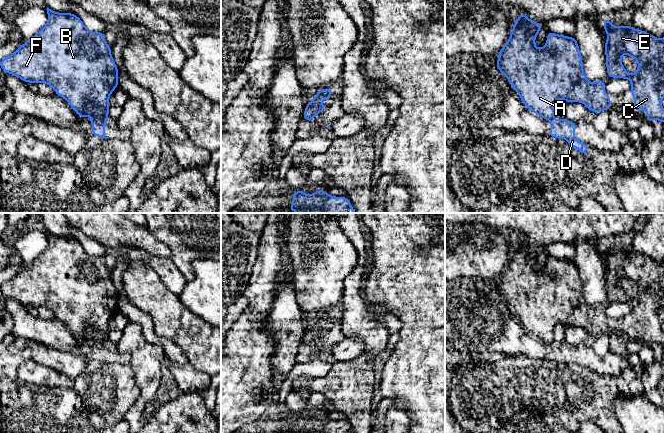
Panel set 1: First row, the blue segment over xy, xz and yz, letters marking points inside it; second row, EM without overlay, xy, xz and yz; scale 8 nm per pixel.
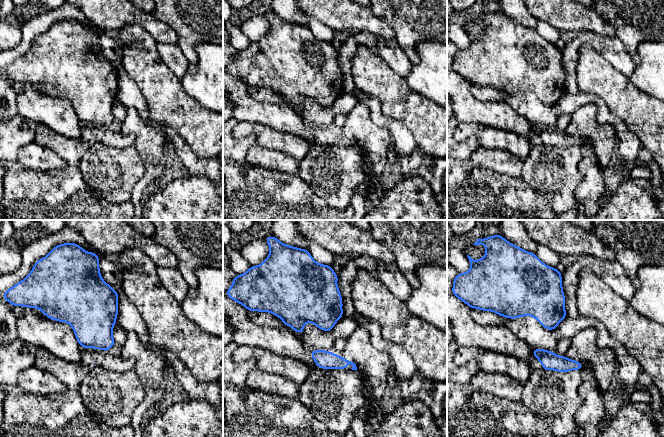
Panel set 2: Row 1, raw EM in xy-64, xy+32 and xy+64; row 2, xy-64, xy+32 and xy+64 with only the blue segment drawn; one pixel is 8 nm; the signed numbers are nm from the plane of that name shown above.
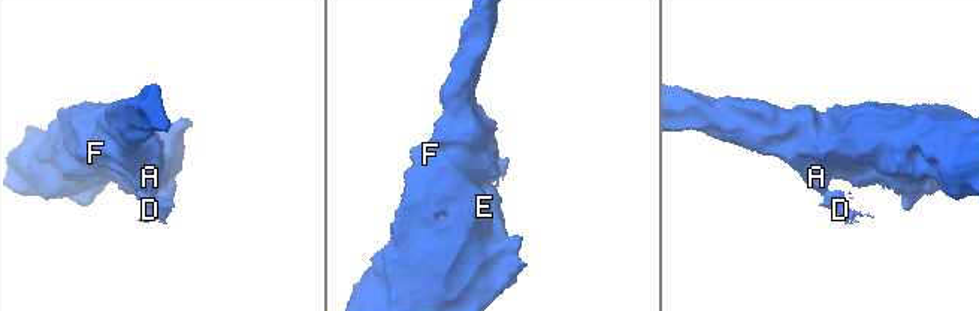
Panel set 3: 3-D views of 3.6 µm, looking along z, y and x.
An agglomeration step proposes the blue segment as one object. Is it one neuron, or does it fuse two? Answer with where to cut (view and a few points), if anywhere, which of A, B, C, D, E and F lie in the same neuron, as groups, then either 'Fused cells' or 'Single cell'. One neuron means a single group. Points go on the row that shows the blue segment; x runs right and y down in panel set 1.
Split along xy (92, 118), (106, 120). Groups: A B C E F / D. Fused cells

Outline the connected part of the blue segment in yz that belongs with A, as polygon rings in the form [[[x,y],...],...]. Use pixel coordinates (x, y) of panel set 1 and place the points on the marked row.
[[[521,12],[514,22],[507,43],[498,52],[496,66],[511,83],[525,106],[545,120],[554,119],[554,105],[558,99],[583,103],[589,111],[595,113],[610,109],[611,100],[604,89],[605,81],[589,82],[586,79],[582,56],[574,37],[548,31],[545,46],[535,46],[535,39],[542,26]]]

